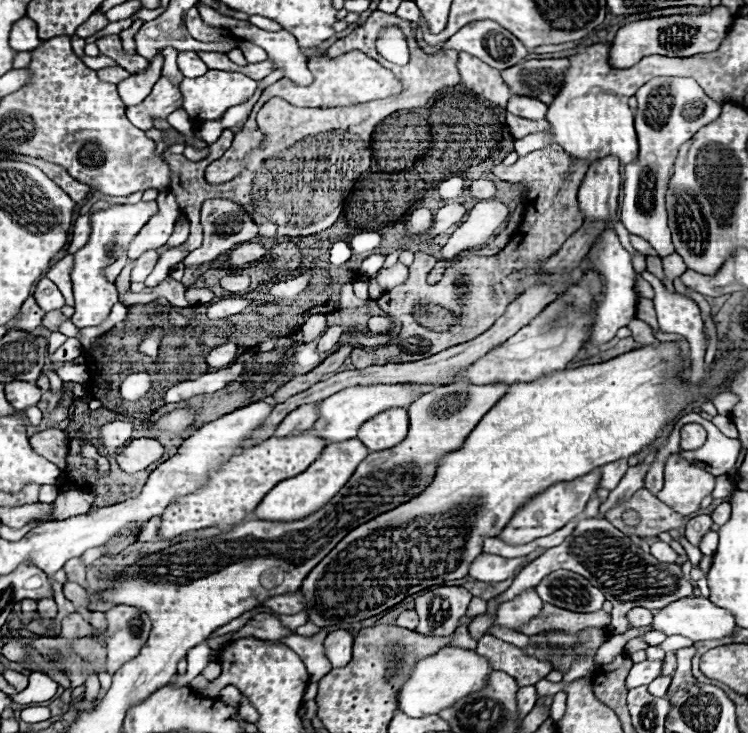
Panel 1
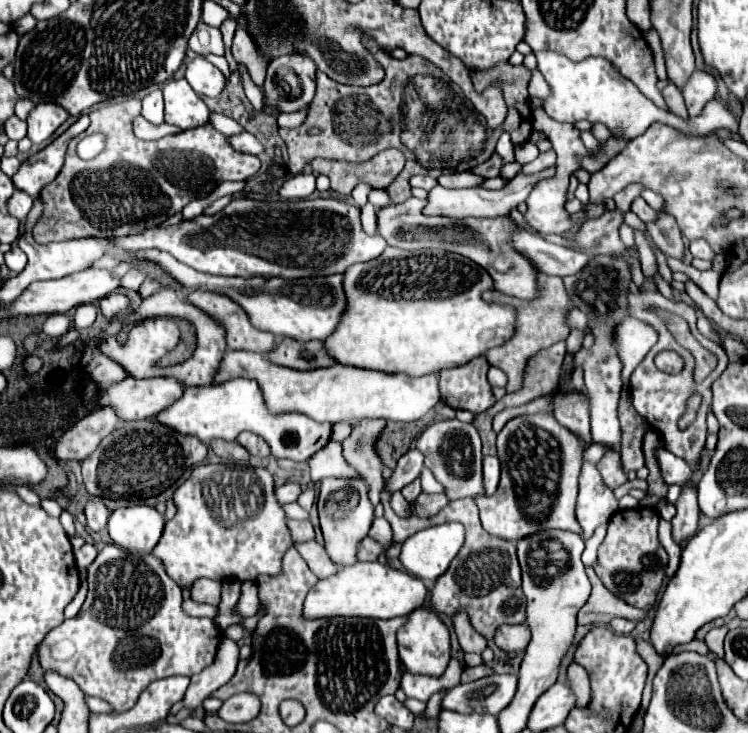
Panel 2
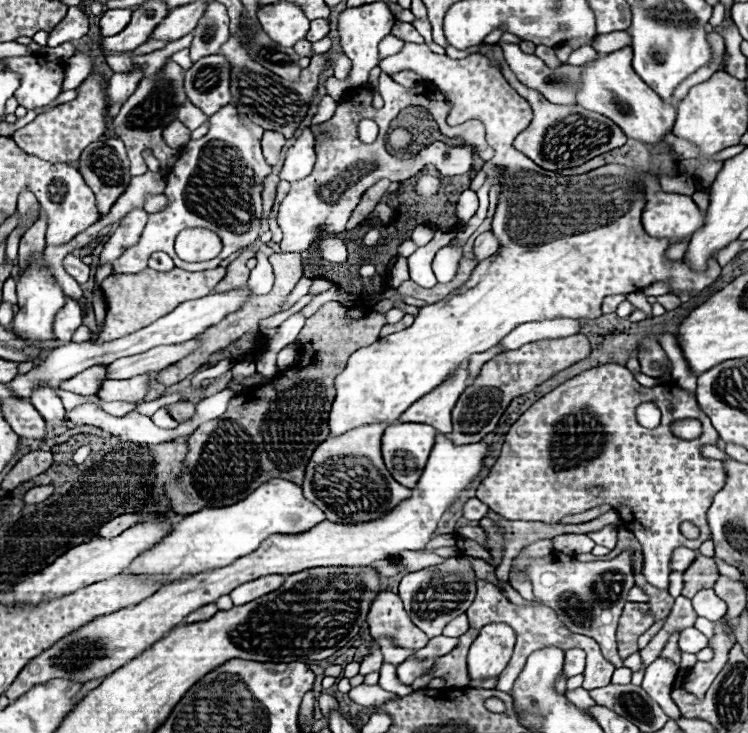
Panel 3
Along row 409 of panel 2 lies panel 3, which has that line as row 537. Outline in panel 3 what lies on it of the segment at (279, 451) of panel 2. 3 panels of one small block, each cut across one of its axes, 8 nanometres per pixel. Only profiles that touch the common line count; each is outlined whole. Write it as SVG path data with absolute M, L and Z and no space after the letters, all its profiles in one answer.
M274 478L264 482L254 492L250 492L250 496L232 506L202 508L192 516L184 516L180 522L174 524L174 532L166 536L162 544L154 546L154 550L150 552L144 552L144 556L138 556L138 560L134 560L134 564L126 572L174 582L206 568L220 568L232 564L234 560L254 552L260 542L266 540L266 536L270 534L306 532L322 520L326 520L324 512L304 498L302 488L298 484Z

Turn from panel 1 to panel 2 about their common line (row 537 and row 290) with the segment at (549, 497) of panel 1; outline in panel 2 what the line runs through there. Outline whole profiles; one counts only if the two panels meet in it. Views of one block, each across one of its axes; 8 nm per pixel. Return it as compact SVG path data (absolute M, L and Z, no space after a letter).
M410 198L402 204L390 204L378 210L378 232L380 236L394 248L402 250L424 250L424 248L442 248L446 252L454 252L470 258L478 266L482 266L494 280L494 286L502 290L502 294L532 302L540 294L538 270L536 266L520 252L510 246L510 234L514 230L526 230L510 216L502 218L446 218L446 216L426 216L422 208L426 200Z

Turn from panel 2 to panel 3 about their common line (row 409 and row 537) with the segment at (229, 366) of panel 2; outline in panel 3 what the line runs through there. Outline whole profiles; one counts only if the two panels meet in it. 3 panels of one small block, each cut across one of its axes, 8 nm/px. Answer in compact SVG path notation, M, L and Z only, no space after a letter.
M436 434L436 444L426 462L426 468L412 488L412 496L402 500L394 510L384 514L382 518L360 522L360 524L334 524L324 520L314 528L302 534L272 534L268 536L258 550L248 556L238 558L236 562L212 568L206 572L192 574L182 580L174 580L164 584L154 596L142 600L136 606L128 606L96 620L90 620L76 632L70 632L54 646L32 658L18 674L18 678L8 686L6 696L16 700L24 692L28 692L34 684L42 684L52 678L74 680L86 684L96 678L104 678L112 674L116 668L130 662L134 656L144 652L150 644L160 640L170 628L180 624L194 610L216 602L220 596L230 594L236 586L268 576L268 574L296 574L306 568L316 566L370 566L376 560L388 560L390 556L398 556L406 550L418 552L426 548L432 540L432 534L438 526L440 516L460 498L464 490L468 490L470 482L480 474L484 460L488 456L488 444L464 444L462 448L450 444L442 434Z

